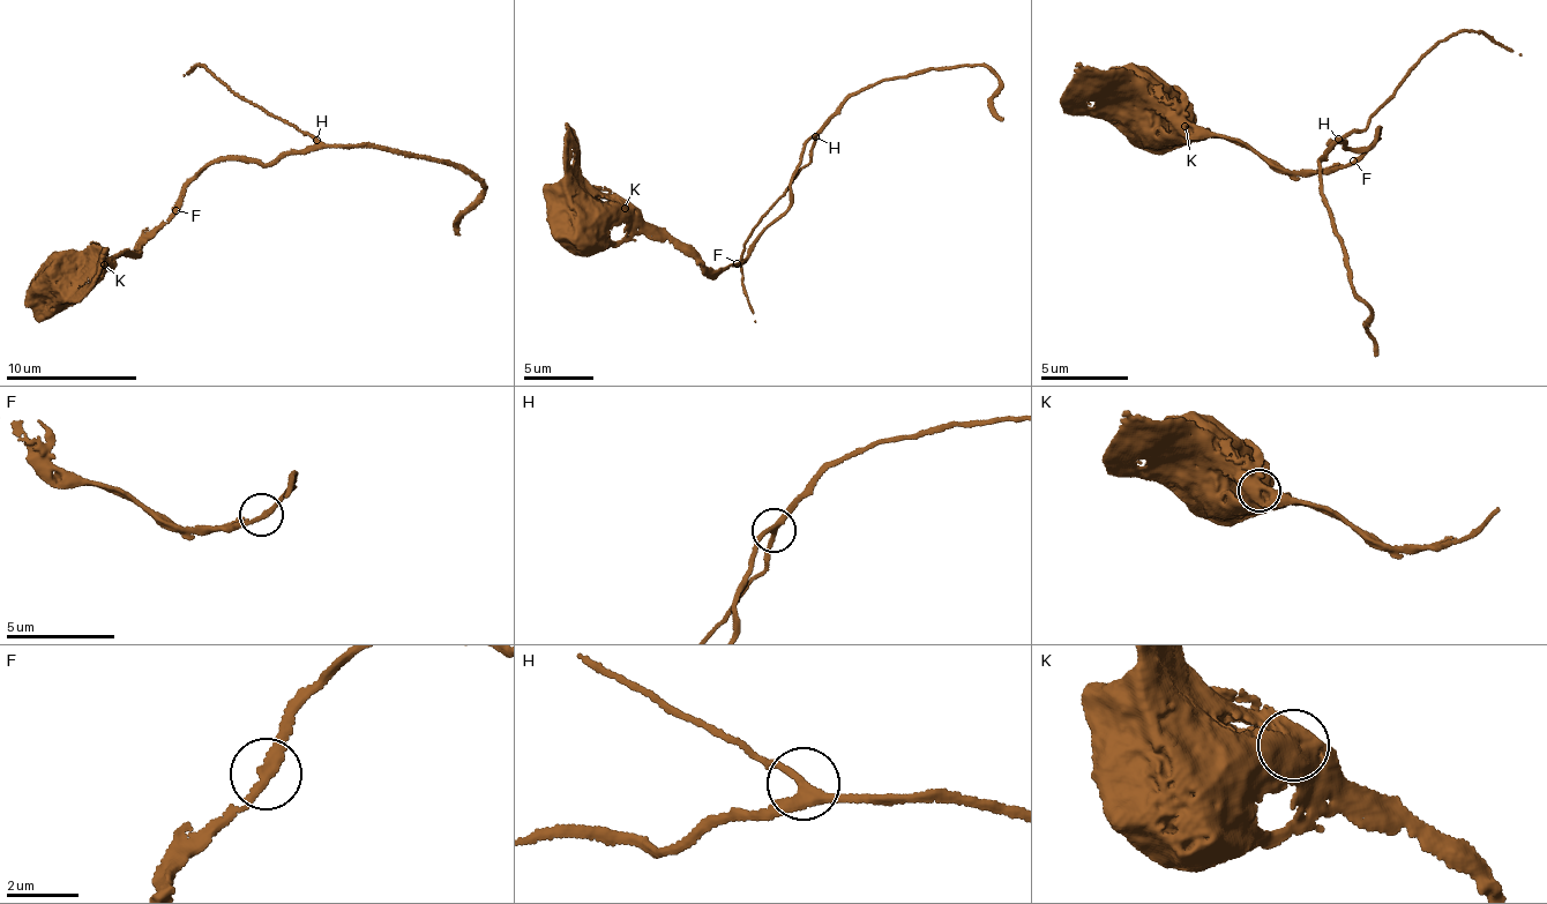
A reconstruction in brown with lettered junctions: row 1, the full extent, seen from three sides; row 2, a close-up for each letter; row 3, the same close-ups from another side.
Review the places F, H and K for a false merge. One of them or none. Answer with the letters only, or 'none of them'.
none of them

